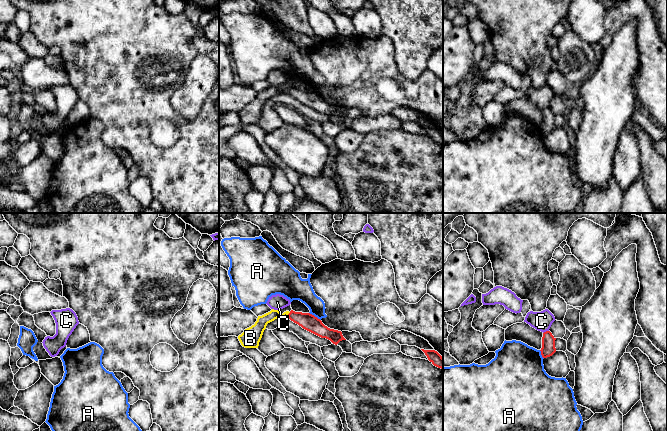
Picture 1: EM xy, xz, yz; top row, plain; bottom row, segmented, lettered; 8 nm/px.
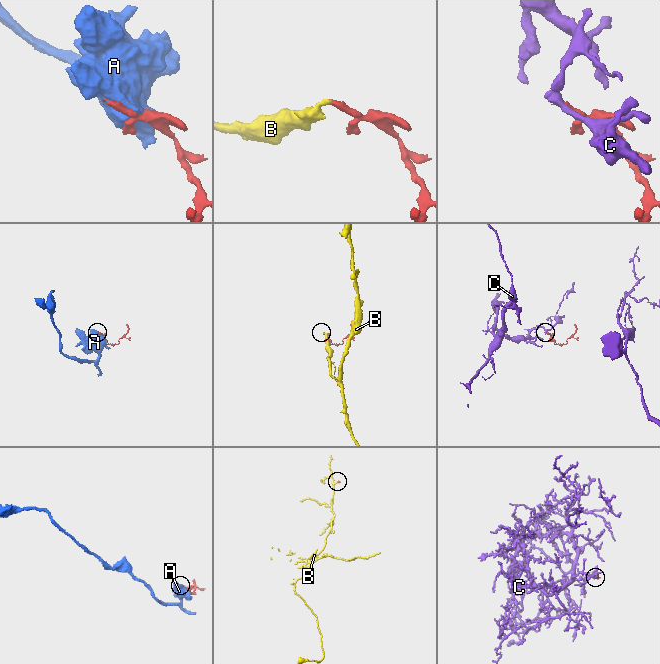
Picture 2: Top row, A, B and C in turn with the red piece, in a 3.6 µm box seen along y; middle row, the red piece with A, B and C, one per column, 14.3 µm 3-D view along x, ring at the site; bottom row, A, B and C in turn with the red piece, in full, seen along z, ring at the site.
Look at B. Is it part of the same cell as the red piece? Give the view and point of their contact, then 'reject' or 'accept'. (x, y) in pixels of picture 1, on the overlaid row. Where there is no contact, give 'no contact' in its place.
xz (288, 314) | accept

